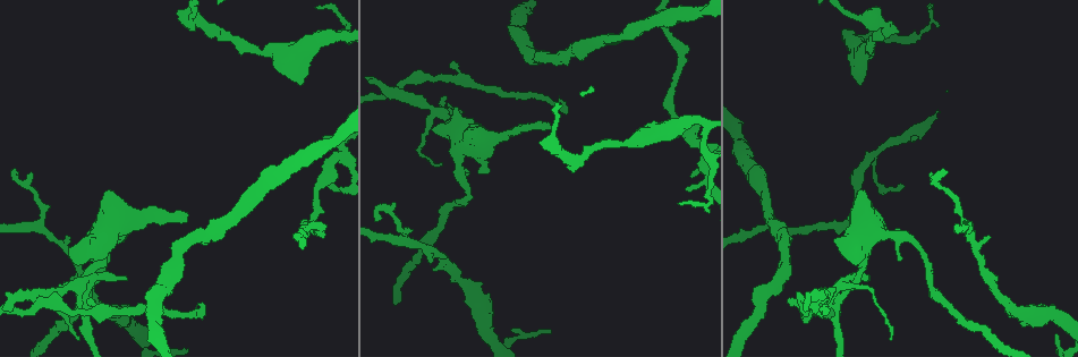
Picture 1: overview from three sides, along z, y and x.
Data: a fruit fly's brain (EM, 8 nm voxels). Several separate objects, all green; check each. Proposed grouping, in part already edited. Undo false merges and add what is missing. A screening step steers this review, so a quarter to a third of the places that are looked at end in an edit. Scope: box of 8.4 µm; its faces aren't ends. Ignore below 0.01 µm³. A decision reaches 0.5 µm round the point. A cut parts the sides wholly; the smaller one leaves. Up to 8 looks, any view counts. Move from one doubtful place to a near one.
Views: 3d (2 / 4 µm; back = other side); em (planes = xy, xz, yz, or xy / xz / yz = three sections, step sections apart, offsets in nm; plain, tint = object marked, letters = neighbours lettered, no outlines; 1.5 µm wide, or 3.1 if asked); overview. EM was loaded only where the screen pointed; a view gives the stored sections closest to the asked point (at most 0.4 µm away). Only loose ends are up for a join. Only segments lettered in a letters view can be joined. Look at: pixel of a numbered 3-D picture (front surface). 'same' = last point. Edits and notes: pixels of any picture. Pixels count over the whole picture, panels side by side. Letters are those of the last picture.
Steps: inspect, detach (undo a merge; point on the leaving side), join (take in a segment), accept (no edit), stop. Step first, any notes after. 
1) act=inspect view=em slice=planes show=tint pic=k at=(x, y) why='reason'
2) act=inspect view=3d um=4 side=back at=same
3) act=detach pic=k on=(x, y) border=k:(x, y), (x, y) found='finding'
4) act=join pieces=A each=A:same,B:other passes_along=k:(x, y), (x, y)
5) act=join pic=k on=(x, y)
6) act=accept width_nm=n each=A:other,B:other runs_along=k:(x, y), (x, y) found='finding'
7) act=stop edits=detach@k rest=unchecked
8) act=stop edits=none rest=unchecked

act=inspect view=em slice=planes show=letters pic=1 at=(901, 184) why='thin end'

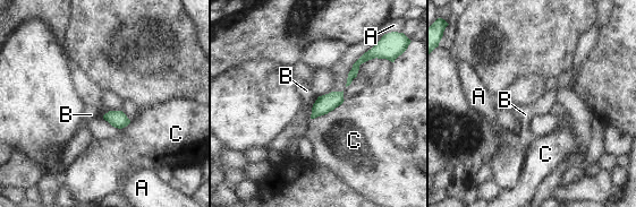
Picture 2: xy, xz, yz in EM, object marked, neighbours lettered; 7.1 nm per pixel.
act=accept each=A:other,B:other,C:other border=2:(318, 97), (311, 109) found='no lettered segment goes on from it'

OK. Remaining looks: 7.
act=inspect view=3d um=4 pic=1 at=(947, 170)

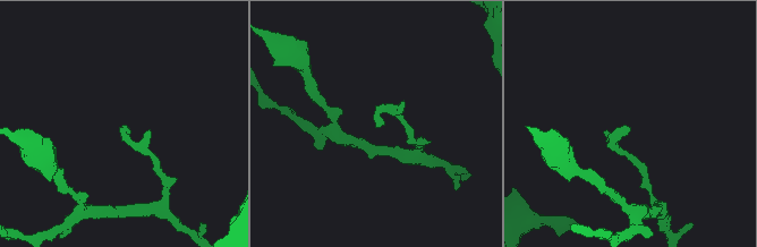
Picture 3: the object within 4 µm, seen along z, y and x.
act=inspect view=em slice=xy step=8 show=tint pic=3 at=(129, 129) why='shape alone is not enough'

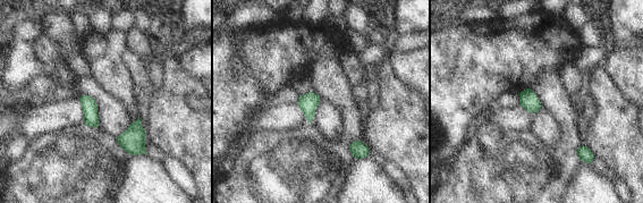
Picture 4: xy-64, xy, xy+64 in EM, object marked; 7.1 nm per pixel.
act=inspect view=em slice=planes show=letters at=same

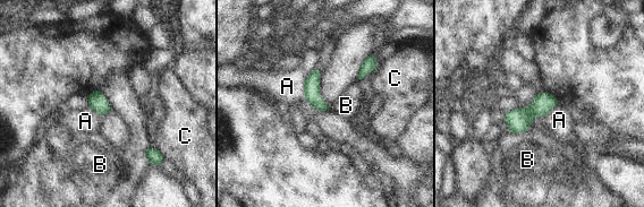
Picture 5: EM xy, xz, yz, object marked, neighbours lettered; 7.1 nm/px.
act=accept width_nm=120 each=A:other,B:other,C:other border=5:(98, 89), (111, 108) found='none of them fits'

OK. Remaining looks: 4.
act=inspect view=em slice=xy step=8 show=letters pic=1 at=(469, 133) why='branch stops here'

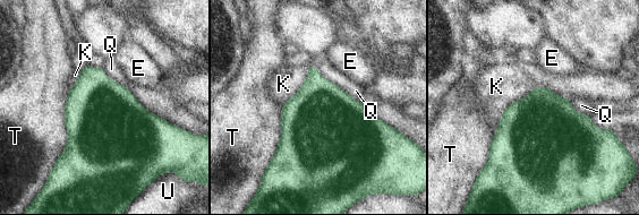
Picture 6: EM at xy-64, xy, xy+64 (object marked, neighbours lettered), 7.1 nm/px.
act=inspect view=em slice=xz step=8 show=letters at=same

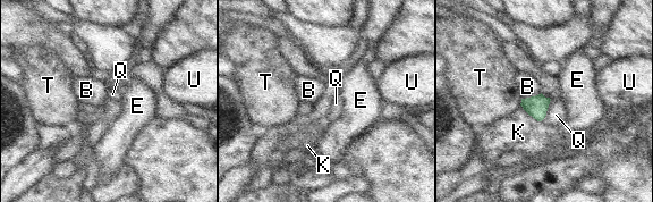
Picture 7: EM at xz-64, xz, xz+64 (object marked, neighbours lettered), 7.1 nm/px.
act=accept each=B:other,E:other,K:other,Q:other,T:other,U:other border=7:(522, 99), (519, 104) found='no lettered segment goes on from it'

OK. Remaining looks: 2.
act=stop edits=none rest=unchecked

